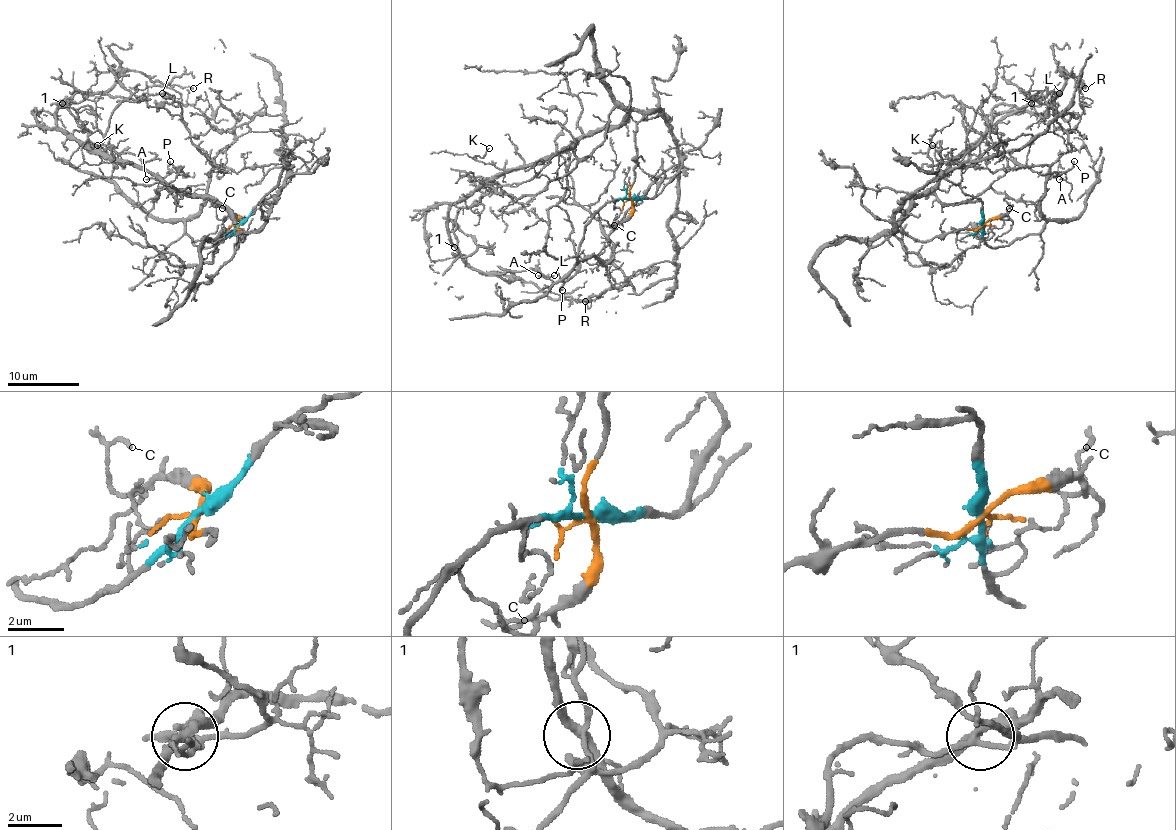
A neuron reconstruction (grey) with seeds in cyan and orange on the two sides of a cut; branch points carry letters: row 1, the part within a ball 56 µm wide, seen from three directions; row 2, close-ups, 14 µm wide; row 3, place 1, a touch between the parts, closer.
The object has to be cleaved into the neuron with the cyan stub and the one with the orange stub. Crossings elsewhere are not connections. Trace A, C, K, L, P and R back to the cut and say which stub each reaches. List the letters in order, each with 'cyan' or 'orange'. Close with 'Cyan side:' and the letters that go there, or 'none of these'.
A: orange
C: orange
K: orange
L: orange
P: orange
R: orange
Cyan side: none of these

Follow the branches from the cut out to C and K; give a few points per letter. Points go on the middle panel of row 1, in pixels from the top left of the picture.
C: (631, 199), (632, 212), (622, 221), (607, 224), (615, 224)
K: (631, 199), (643, 116), (634, 110), (618, 126), (520, 167), (474, 157), (488, 148)

